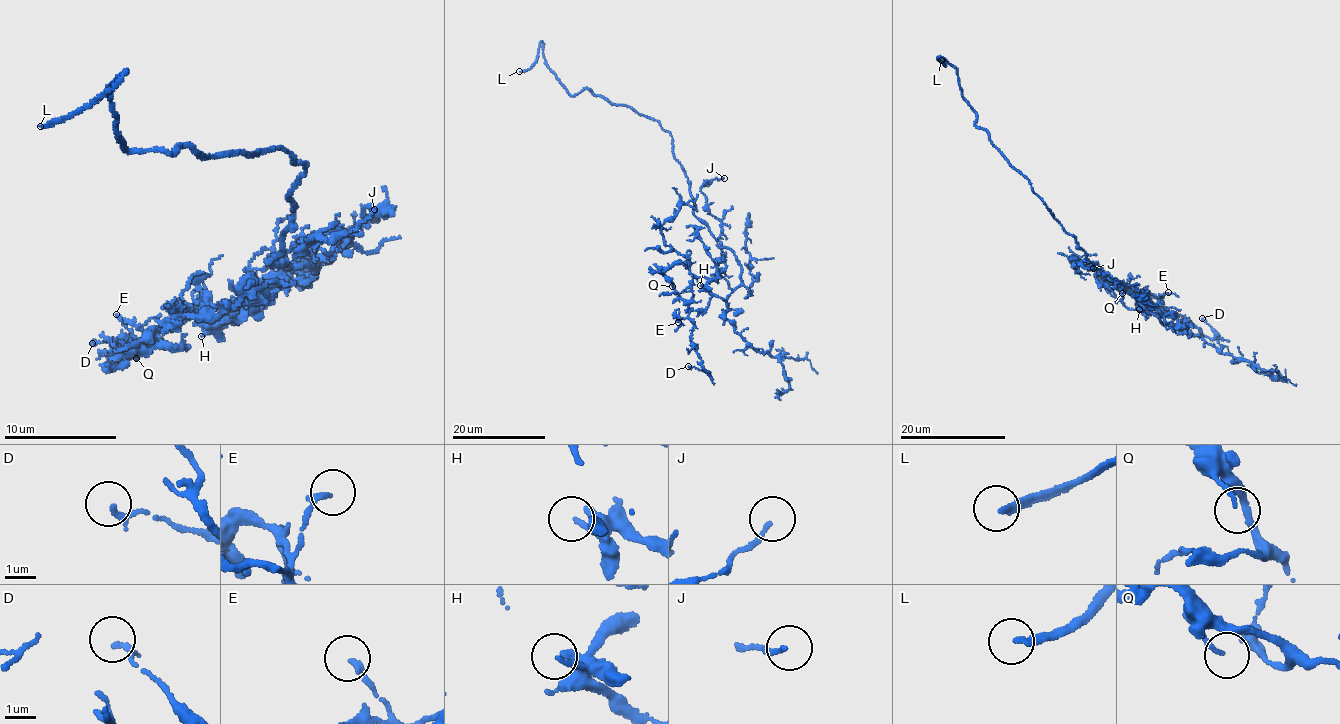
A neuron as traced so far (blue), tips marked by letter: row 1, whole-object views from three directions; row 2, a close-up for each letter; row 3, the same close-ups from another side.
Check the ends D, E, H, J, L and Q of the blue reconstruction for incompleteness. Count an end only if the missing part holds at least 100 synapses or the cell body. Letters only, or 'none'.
L

